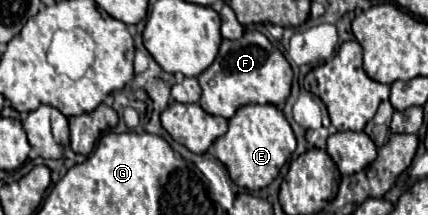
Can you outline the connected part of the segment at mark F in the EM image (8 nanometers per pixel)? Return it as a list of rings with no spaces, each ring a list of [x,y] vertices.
[[[257,30],[245,32],[241,40],[223,40],[215,62],[197,76],[203,96],[201,108],[213,116],[231,118],[241,106],[247,104],[283,104],[291,94],[293,70],[287,58],[275,48],[267,36]]]

